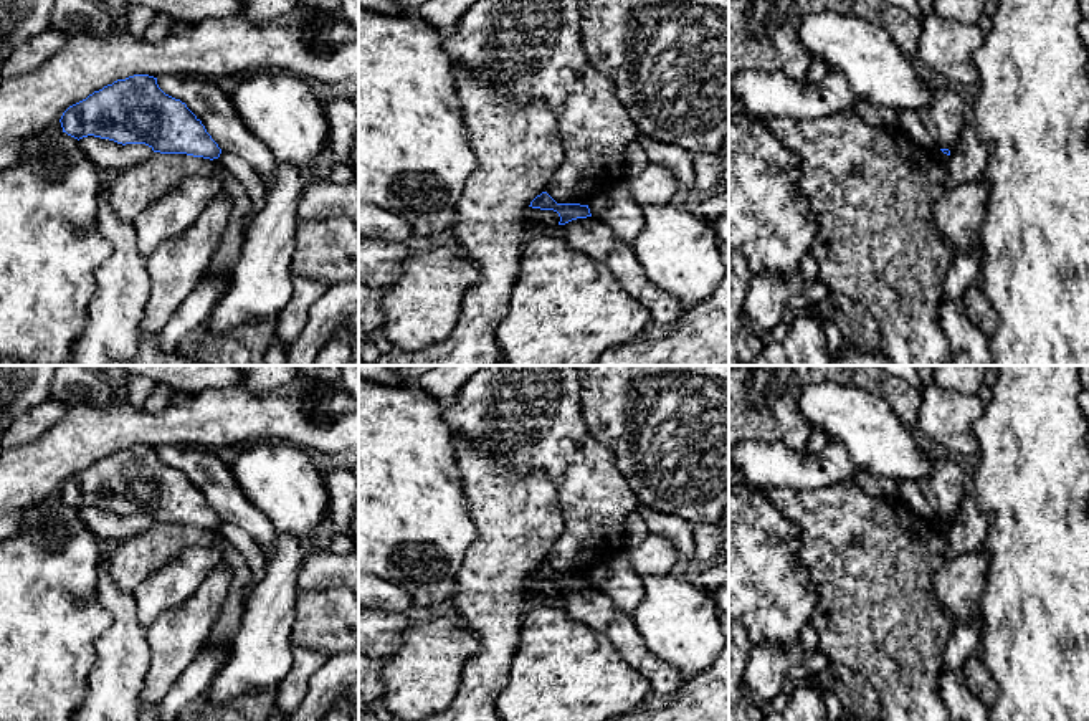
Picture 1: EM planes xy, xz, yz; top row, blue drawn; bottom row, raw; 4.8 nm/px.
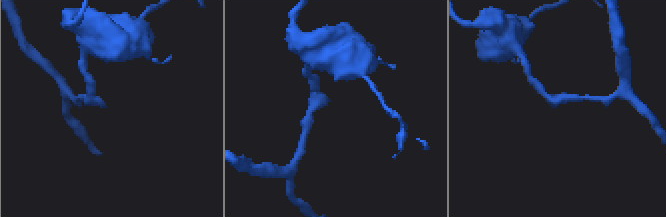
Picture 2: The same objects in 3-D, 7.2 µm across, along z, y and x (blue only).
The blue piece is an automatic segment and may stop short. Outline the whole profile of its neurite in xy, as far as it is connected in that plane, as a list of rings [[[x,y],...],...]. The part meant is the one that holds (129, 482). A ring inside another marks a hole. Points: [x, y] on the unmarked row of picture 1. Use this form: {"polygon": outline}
{"polygon": [[[134,445],[94,461],[69,476],[61,489],[63,503],[117,514],[145,514],[160,524],[187,524],[218,529],[221,519],[185,473],[165,465],[157,448]]]}

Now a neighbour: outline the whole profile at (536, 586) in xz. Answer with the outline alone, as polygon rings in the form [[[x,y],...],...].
[[[527,577],[522,584],[524,592],[532,592],[532,594],[542,594],[542,595],[550,595],[550,594],[559,594],[560,587],[554,580],[540,580],[540,579],[532,579]]]

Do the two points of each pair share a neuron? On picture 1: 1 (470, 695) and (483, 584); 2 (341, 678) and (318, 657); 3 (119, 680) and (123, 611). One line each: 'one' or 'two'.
1: one
2: two
3: one

